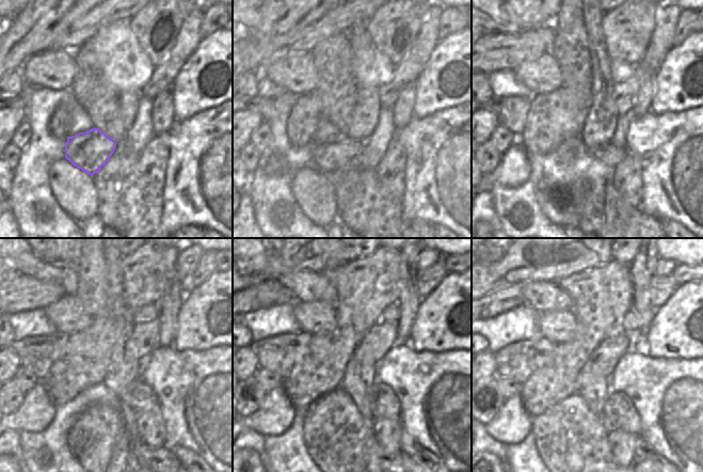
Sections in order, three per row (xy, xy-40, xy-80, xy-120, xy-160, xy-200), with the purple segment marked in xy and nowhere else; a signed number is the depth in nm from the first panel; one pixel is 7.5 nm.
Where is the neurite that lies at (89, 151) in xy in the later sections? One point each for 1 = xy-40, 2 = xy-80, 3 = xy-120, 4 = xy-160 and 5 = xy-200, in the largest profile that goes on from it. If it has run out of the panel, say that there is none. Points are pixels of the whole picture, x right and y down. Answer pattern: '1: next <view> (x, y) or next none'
1: next xy-40 (332, 156)
2: next xy-80 (609, 155)
3: next xy-120 (139, 396)
4: next xy-160 (383, 403)
5: next xy-200 (619, 412)

